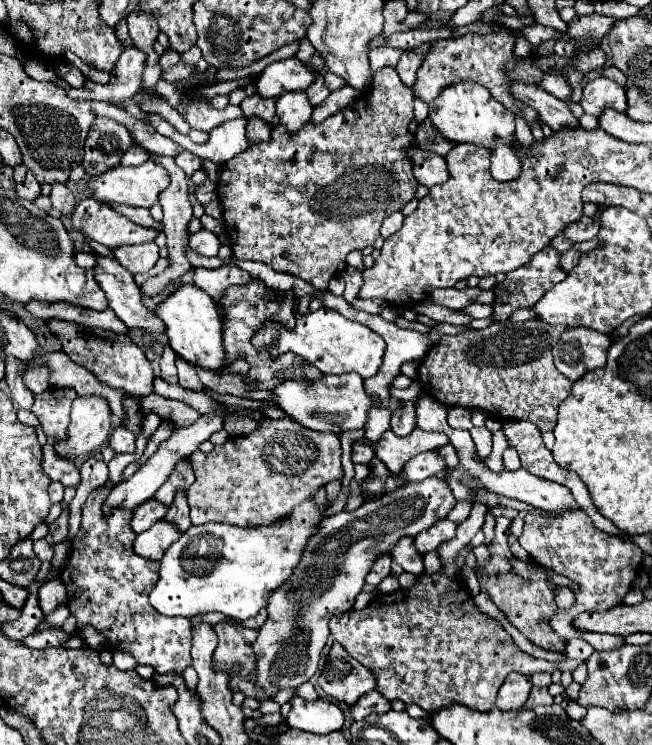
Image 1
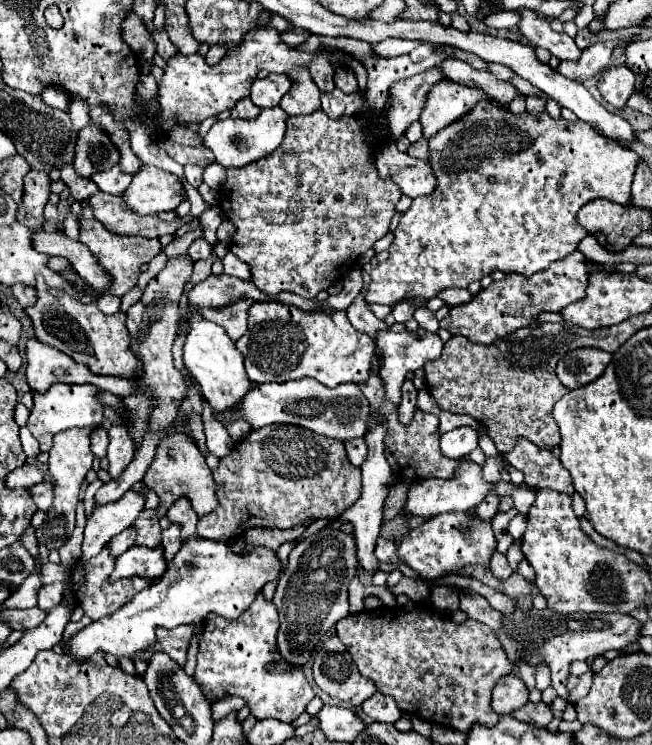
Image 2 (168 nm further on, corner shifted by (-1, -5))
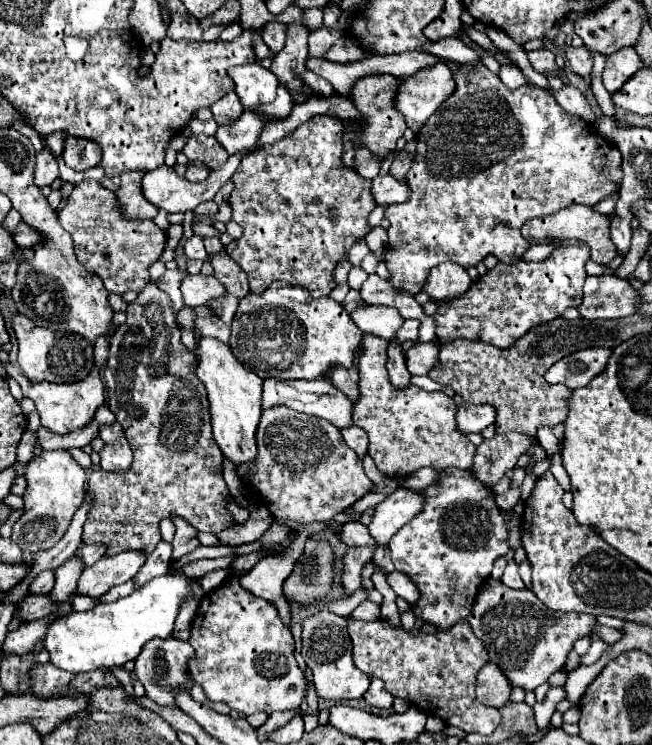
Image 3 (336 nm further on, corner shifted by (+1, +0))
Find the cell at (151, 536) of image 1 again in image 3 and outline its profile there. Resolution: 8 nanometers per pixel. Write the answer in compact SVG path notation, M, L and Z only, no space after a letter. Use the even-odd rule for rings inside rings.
M118 553L118 557L96 561L92 567L82 571L74 595L102 597L114 585L130 581L144 565L144 561L146 557L142 557L142 553Z

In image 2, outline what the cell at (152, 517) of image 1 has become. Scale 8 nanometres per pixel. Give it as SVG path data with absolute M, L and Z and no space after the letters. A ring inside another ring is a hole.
M130 526L128 530L122 530L118 536L112 538L112 542L108 542L108 546L110 546L110 550L112 550L112 556L124 554L124 552L134 544L134 540L136 540L136 530L134 530L134 526Z

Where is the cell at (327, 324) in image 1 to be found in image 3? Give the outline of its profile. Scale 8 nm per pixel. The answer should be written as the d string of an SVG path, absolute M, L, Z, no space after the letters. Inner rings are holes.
M274 281L270 289L264 293L248 293L238 301L238 311L232 321L232 335L230 335L230 347L234 357L252 373L258 373L258 377L268 379L318 379L330 369L332 365L354 365L354 353L356 347L362 341L362 331L356 327L356 323L350 319L348 311L342 307L342 303L336 303L332 297L320 297L312 299L310 293L304 287L288 285L284 281Z

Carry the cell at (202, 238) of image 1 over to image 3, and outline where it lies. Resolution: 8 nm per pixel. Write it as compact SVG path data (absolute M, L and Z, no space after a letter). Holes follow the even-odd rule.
M192 235L190 239L186 239L184 251L186 251L186 255L188 255L190 259L200 259L200 261L204 261L204 259L208 257L208 253L206 253L206 249L204 249L204 243L202 243L202 237L198 237L198 235Z

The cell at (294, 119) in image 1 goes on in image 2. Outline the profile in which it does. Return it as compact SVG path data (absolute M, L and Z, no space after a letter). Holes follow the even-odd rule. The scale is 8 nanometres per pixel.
M296 70L296 74L288 74L292 78L292 88L280 100L280 108L288 116L306 116L320 110L320 90L312 82L308 70Z

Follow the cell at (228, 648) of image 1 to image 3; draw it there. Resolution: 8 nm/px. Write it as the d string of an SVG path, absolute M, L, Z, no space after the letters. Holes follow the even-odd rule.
M230 577L224 585L202 597L196 617L192 621L188 643L196 651L188 663L192 677L196 679L196 683L202 685L210 701L224 701L242 715L252 715L256 711L272 713L300 707L306 683L304 673L300 671L294 657L294 639L290 629L282 623L276 607L272 607L266 599L254 597L250 591L242 589L234 577Z

